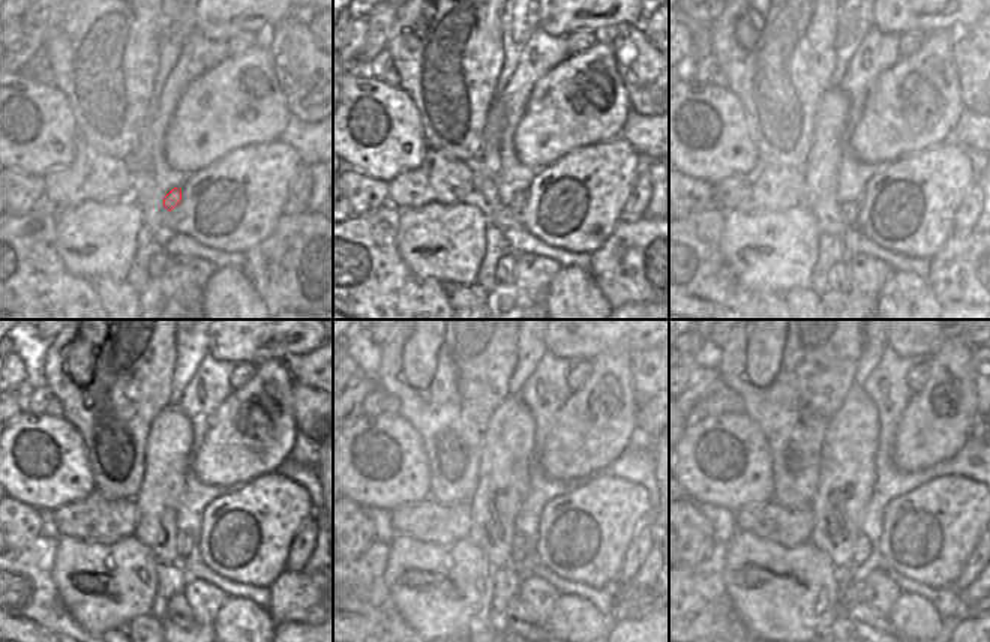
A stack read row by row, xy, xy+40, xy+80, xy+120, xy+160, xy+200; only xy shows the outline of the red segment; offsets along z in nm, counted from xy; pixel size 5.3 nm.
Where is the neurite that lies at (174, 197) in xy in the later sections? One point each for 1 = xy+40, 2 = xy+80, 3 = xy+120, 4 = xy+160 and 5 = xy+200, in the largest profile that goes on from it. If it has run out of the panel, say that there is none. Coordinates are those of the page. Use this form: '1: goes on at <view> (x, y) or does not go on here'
1: goes on at xy+40 (518, 201)
2: goes on at xy+80 (851, 209)
3: goes on at xy+120 (183, 543)
4: goes on at xy+160 (521, 545)
5: goes on at xy+200 (863, 546)

